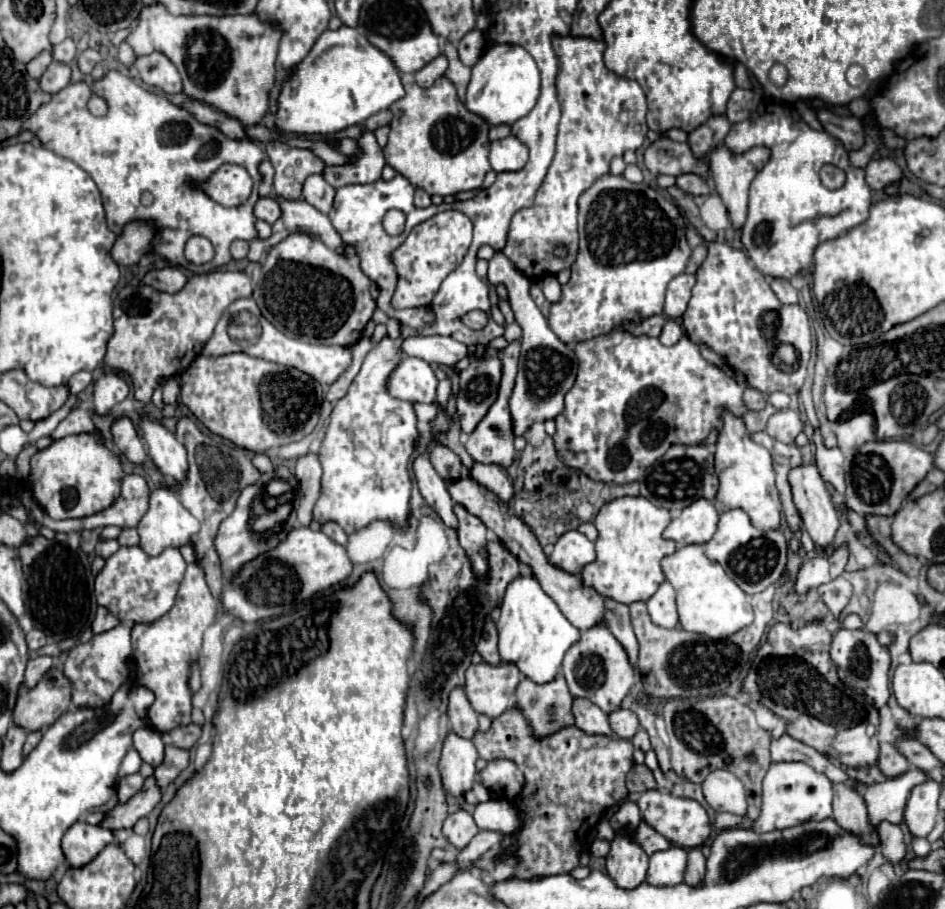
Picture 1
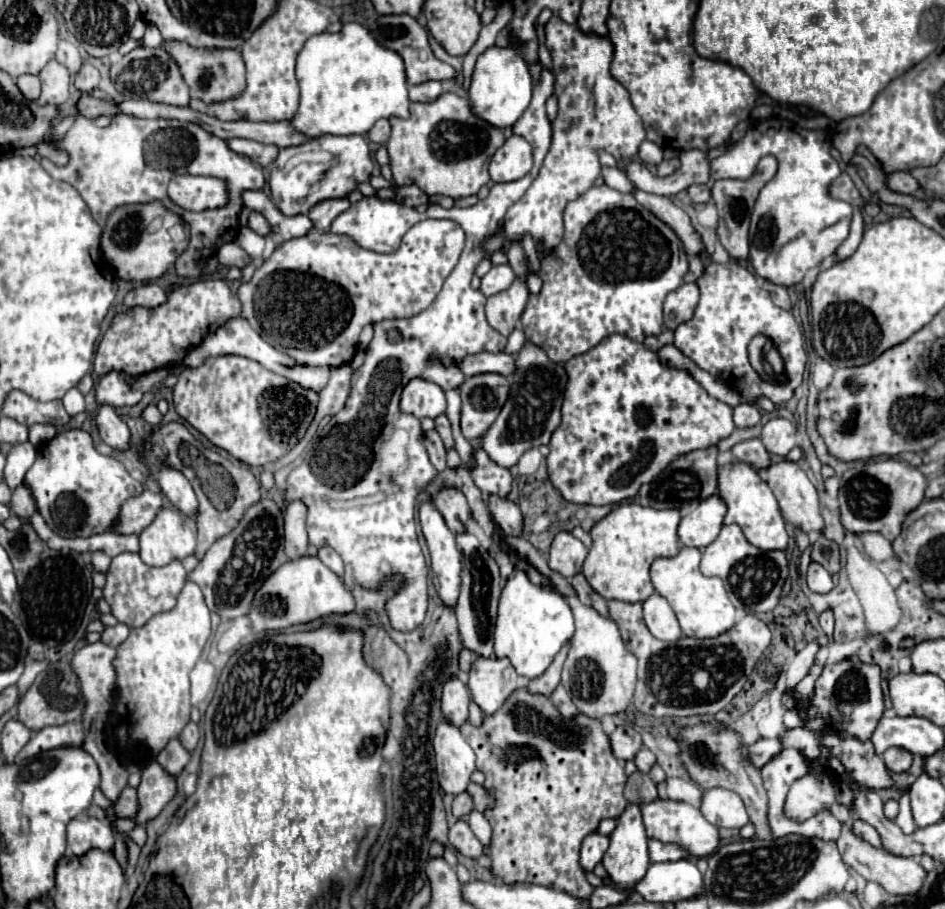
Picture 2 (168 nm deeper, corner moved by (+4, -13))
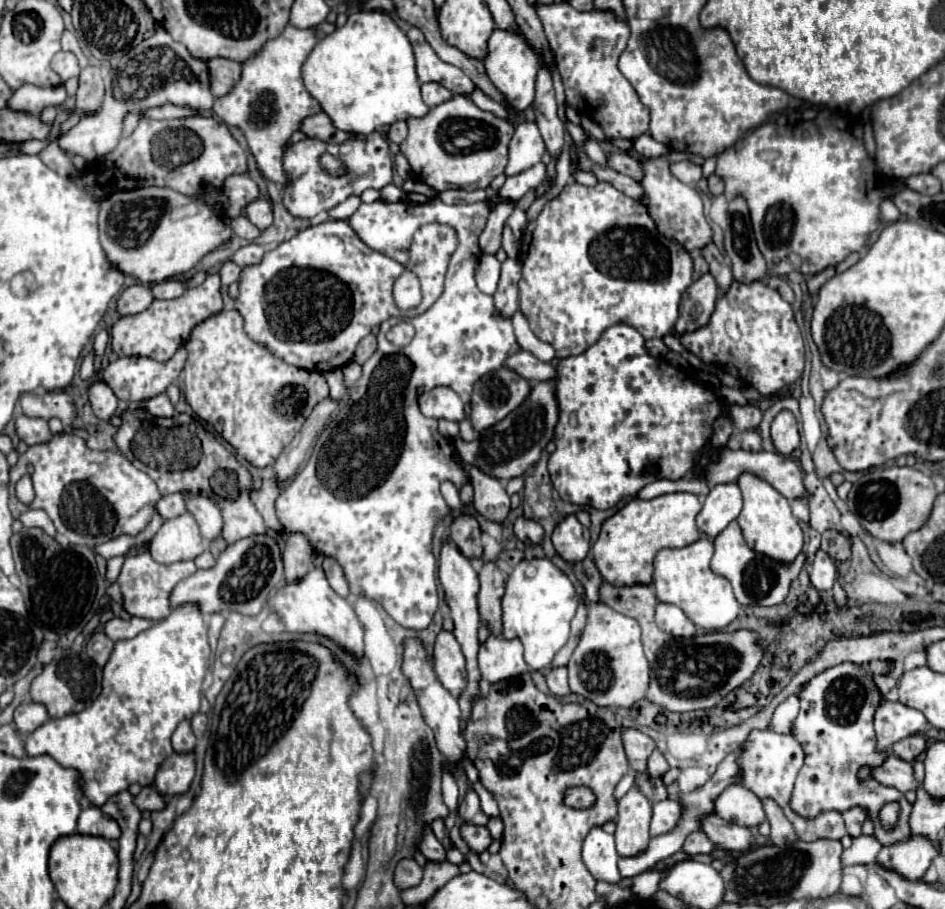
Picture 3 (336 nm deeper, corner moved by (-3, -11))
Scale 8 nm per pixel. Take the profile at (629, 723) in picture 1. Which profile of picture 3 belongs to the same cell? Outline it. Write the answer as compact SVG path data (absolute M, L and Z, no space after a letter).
M624 729L622 741L624 741L624 749L626 749L626 757L630 761L630 767L638 773L646 771L646 761L656 747L654 739L638 729Z

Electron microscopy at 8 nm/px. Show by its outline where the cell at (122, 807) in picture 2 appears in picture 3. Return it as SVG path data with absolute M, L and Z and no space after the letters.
M142 787L142 791L134 797L134 805L140 811L158 811L166 805L166 799L160 793L156 793L152 787Z

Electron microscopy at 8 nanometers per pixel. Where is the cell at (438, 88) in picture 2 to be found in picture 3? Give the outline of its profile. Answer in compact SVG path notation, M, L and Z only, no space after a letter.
M424 83L422 85L422 99L424 99L424 103L428 107L434 107L438 103L444 103L450 97L452 97L452 93L444 85L440 85L440 83Z

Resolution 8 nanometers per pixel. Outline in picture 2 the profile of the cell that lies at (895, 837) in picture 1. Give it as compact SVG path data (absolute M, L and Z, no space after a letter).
M855 819L855 821L851 823L851 829L853 829L853 833L855 833L859 839L871 843L873 847L881 847L879 833L877 833L869 823L865 823L865 821L861 821L861 819Z

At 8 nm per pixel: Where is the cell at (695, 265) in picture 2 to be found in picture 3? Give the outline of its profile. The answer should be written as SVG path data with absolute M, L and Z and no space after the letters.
M694 249L690 255L692 255L692 259L694 259L694 279L700 279L700 277L708 271L708 263L704 261L704 257L700 255L698 249Z

